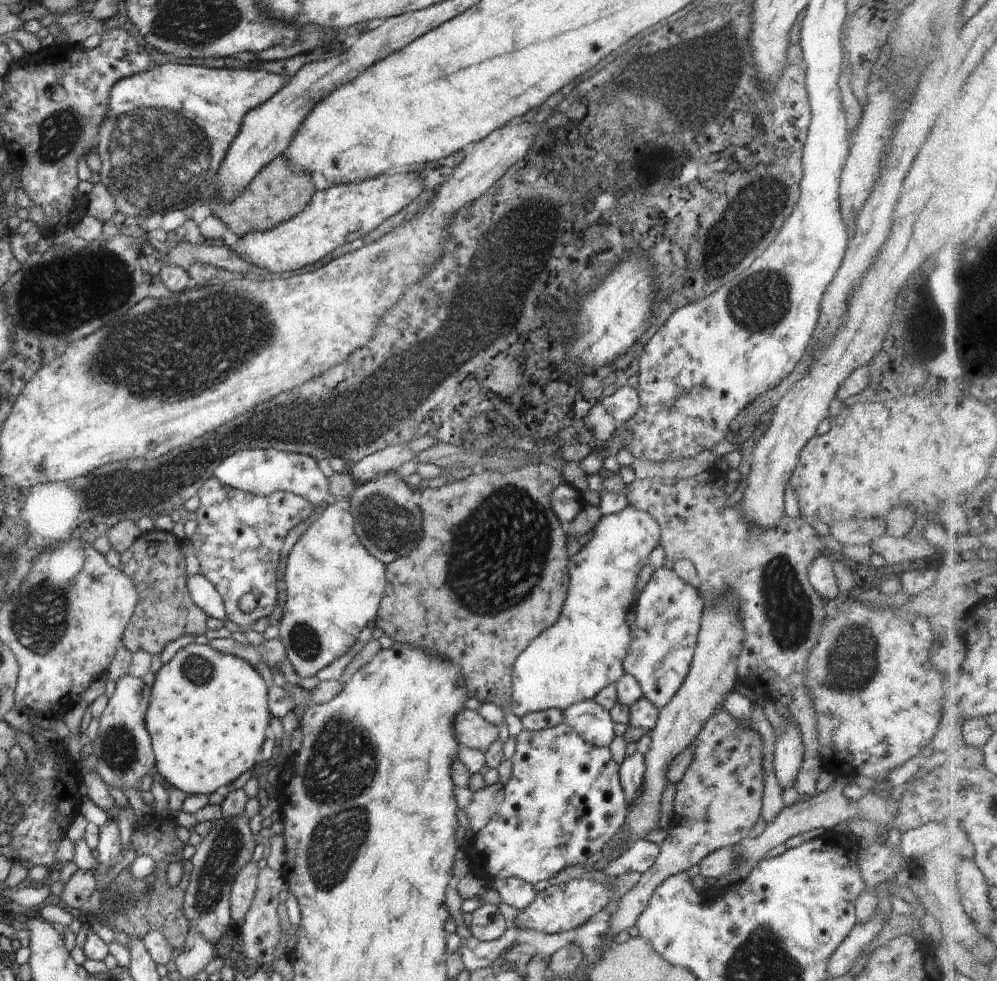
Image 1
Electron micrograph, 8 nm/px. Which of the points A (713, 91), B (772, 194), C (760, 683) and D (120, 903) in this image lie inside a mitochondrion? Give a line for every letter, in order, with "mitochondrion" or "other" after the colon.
A: mitochondrion
B: mitochondrion
C: other
D: mitochondrion

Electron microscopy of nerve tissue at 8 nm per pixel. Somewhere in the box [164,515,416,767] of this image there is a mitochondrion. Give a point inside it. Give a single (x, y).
(304, 638)

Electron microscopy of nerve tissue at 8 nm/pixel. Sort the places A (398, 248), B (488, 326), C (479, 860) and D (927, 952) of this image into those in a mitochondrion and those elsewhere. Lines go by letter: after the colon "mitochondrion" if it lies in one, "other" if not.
A: mitochondrion
B: mitochondrion
C: other
D: other

